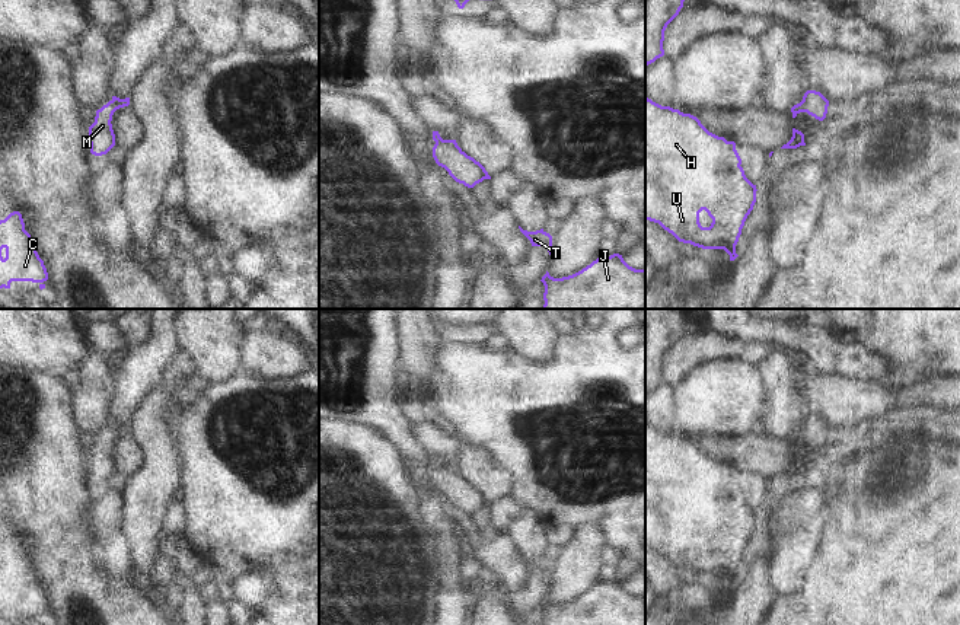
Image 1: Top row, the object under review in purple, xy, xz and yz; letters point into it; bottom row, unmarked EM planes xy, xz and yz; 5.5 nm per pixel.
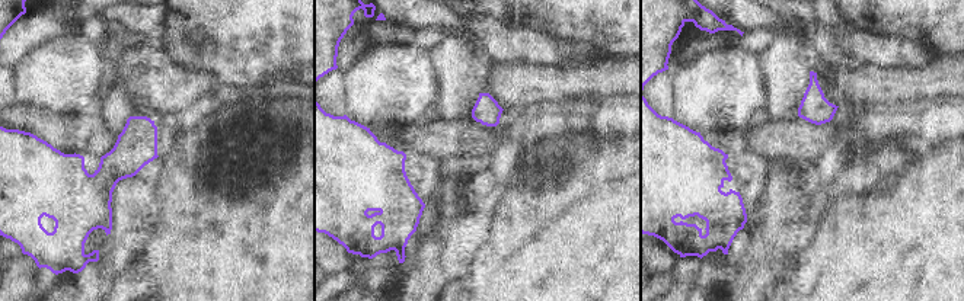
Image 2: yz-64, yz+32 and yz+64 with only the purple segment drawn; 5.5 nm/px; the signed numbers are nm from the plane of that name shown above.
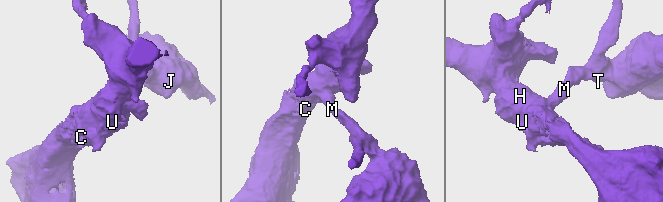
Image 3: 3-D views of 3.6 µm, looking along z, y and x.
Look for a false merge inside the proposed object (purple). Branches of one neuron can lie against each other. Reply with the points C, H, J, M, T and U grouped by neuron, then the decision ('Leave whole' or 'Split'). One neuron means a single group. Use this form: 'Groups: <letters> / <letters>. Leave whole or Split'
Groups: C H J M T U. Leave whole.

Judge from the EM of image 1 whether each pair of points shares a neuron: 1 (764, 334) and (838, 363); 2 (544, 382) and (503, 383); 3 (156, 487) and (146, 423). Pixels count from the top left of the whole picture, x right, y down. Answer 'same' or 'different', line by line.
1: same
2: same
3: same

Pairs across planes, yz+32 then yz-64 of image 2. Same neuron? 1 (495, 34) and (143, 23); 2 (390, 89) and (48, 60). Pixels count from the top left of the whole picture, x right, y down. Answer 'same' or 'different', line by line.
1: same
2: same

